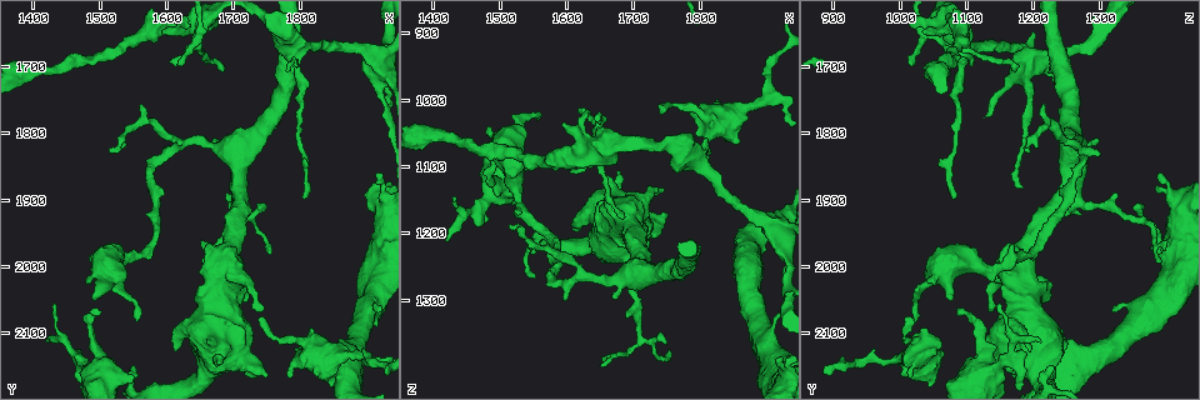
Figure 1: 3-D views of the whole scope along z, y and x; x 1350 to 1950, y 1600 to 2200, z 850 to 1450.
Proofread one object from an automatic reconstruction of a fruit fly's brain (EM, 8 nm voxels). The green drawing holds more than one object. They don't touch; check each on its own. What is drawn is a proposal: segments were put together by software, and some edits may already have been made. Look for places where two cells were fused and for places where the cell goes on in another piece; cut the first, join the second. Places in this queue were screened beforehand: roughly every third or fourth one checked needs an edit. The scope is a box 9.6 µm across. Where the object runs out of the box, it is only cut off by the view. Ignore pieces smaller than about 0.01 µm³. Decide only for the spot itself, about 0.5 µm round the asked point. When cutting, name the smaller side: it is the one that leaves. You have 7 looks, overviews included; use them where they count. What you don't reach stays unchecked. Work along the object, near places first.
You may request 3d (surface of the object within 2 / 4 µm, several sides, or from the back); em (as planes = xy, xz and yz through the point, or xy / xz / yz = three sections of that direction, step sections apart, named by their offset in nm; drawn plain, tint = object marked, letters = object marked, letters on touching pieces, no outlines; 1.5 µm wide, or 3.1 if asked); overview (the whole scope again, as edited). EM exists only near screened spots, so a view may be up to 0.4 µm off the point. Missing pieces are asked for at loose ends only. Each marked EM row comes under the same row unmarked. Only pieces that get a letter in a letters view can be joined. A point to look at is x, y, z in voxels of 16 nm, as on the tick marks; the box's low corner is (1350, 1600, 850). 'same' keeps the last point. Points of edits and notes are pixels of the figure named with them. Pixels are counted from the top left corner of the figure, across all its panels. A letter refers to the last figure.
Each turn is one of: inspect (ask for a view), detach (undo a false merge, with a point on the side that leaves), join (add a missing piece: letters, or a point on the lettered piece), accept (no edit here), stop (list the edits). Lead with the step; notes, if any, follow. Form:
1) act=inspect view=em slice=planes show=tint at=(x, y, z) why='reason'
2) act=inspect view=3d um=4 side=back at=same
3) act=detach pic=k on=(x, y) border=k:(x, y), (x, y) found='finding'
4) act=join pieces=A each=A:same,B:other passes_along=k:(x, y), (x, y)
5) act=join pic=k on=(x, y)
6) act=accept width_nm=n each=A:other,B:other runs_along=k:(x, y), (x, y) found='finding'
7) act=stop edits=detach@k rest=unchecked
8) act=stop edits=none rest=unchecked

act=inspect view=em slice=planes show=letters at=(1620, 2100, 1185) why='thick turns thin'

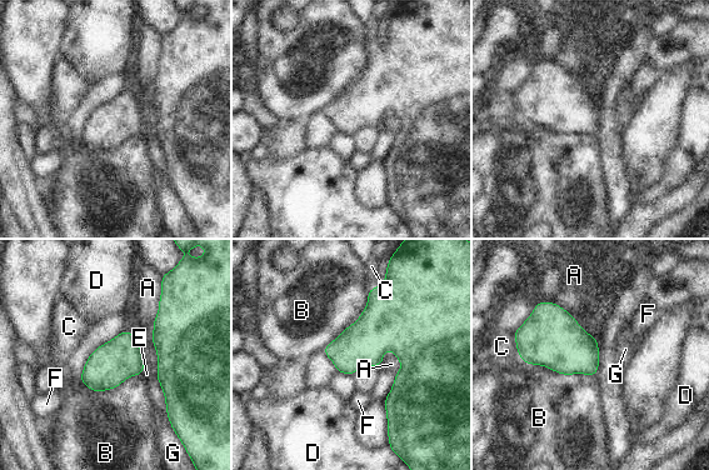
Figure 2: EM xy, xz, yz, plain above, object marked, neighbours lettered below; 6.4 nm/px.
act=accept each=A:other,B:other,C:other,D:other,E:other,F:other,G:other border=2:(143, 373), (98, 391), (78, 379) found='one cell here'

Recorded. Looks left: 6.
act=inspect view=3d um=4 side=back at=(1655, 1965, 1155) why='thick end'

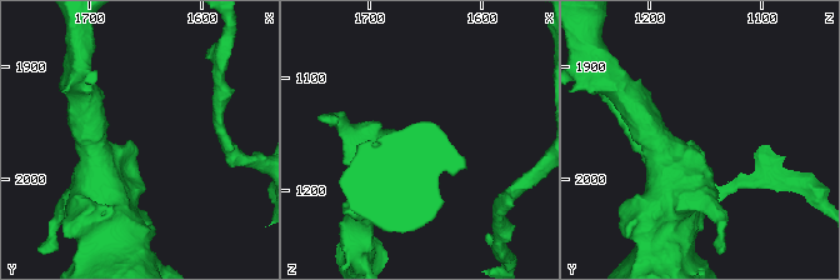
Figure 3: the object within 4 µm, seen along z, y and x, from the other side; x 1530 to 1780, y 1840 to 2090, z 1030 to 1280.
act=inspect view=em slice=xy step=8 show=tint at=(1656, 1970, 1160) why='shape alone is not enough'

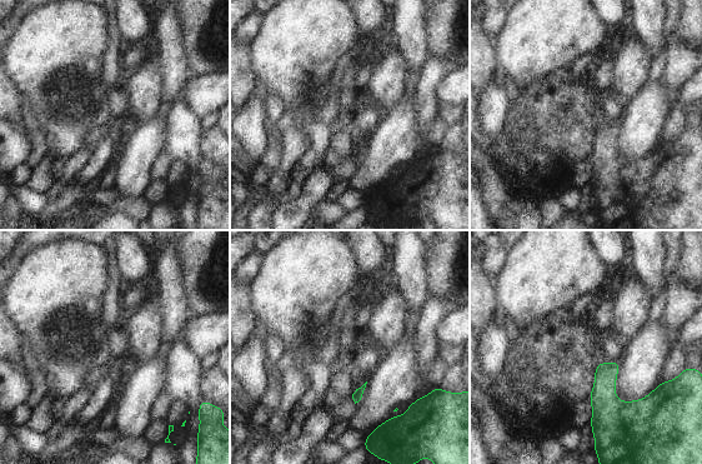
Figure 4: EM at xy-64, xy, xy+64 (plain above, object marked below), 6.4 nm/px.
act=inspect view=em slice=yz step=8 show=letters at=same why='cut it another way'

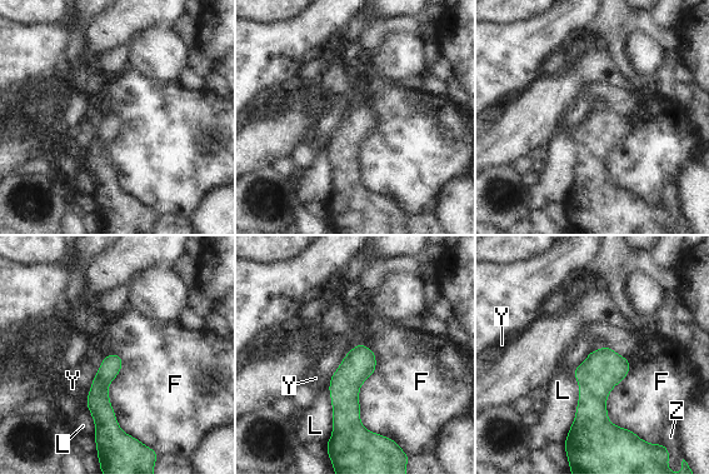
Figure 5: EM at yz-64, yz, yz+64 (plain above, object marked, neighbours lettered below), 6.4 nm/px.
act=accept longest_contact=F:650nm each=F:other,L:other,Y:other,Z:other runs_along=5:(360, 347), (344, 428) found='none of them fits'

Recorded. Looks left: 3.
act=inspect view=em slice=xy step=4 show=tint at=(1430, 2055, 1155) why='free end'

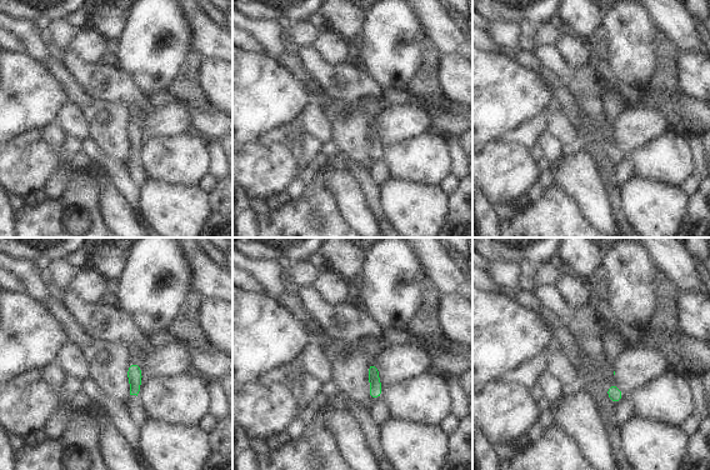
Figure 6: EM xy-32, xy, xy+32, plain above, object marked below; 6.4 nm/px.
act=inspect view=em slice=planes show=letters at=same why='cut it another way'

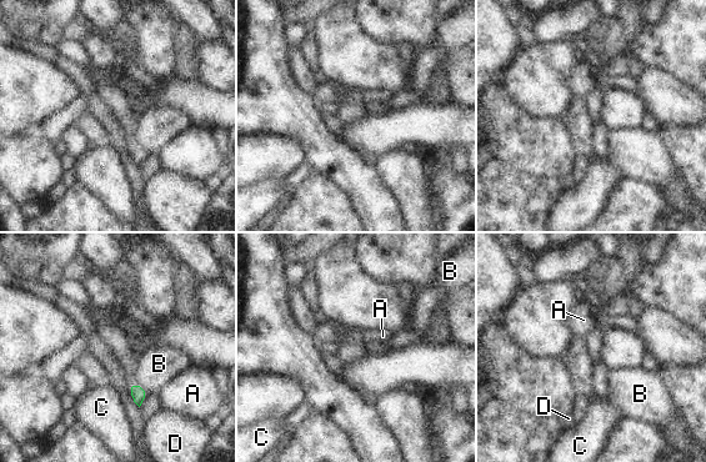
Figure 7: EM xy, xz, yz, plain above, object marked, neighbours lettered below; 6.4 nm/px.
act=accept each=A:other,B:other,C:other,D:other border=7:(131, 382), (139, 383), (149, 393) found='none of them fits'

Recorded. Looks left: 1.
act=stop edits=none rest=unchecked

